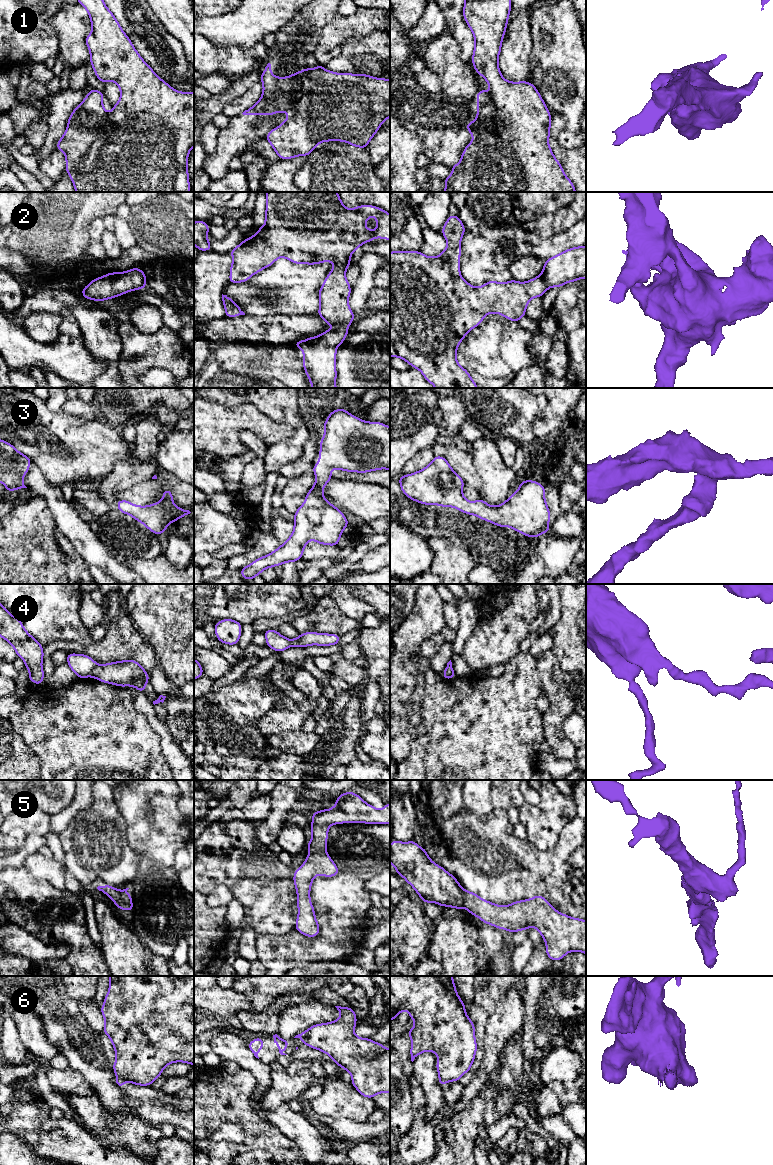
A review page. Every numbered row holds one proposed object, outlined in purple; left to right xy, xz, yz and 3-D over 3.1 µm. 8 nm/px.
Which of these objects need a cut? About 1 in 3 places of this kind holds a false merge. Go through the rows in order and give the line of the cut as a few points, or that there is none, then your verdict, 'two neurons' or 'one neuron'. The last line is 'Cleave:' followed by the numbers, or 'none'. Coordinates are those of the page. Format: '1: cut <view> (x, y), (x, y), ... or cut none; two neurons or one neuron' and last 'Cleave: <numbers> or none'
1: cut xy (108, 113), (101, 127), (103, 135), (74, 165), (66, 168); two neurons
2: cut none; one neuron
3: cut none; one neuron
4: cut xy (97, 665), (90, 675); two neurons
5: cut none; one neuron
6: cut xz (312, 1026), (304, 1043); two neurons
Cleave: 1, 4, 6

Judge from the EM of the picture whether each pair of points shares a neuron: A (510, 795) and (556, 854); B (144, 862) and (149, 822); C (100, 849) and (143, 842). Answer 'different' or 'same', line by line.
A: different
B: different
C: different

